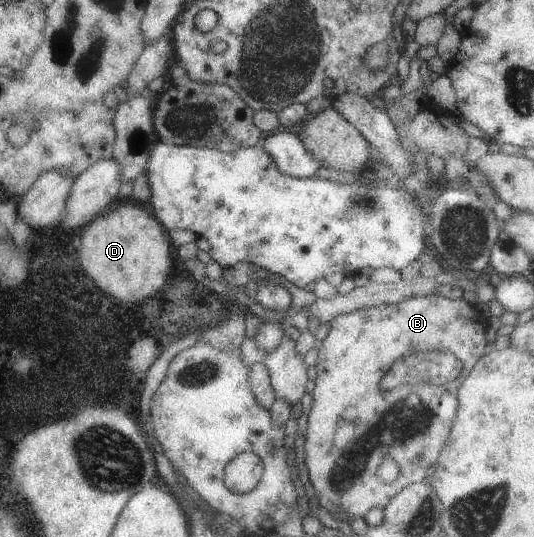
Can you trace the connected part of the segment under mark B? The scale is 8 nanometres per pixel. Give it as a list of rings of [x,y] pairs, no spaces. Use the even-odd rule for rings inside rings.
[[[425,295],[422,297],[413,297],[405,299],[403,302],[392,304],[392,305],[381,305],[371,308],[364,308],[359,311],[353,311],[352,313],[342,314],[333,317],[333,320],[329,321],[331,328],[327,334],[327,337],[322,340],[321,348],[318,349],[318,359],[315,365],[317,370],[317,378],[315,381],[315,387],[312,392],[313,404],[311,404],[311,410],[308,414],[307,430],[304,432],[305,443],[305,466],[307,466],[307,472],[309,474],[309,480],[311,486],[313,486],[314,494],[321,507],[327,508],[332,514],[337,509],[342,509],[345,514],[345,519],[350,521],[352,518],[364,518],[364,516],[373,508],[379,507],[384,508],[391,502],[391,499],[403,490],[407,485],[423,481],[427,476],[427,468],[435,465],[439,456],[439,450],[441,446],[445,444],[445,440],[448,439],[455,413],[458,409],[457,394],[459,387],[463,384],[467,375],[471,372],[475,363],[481,358],[489,348],[487,348],[485,340],[485,331],[487,328],[487,320],[483,318],[483,313],[471,306],[465,299],[448,299],[441,295]],[[426,351],[441,351],[445,354],[451,353],[457,360],[461,361],[462,371],[460,375],[451,382],[445,383],[444,385],[423,385],[425,388],[421,388],[422,385],[416,385],[417,388],[403,388],[403,386],[397,386],[397,388],[391,388],[389,392],[383,392],[381,390],[380,382],[384,377],[384,374],[391,368],[391,365],[395,361],[399,361],[403,356],[410,356],[414,353],[423,354]],[[389,457],[393,459],[398,466],[397,478],[389,484],[382,483],[376,475],[377,469],[379,468],[380,462],[383,458]]]

